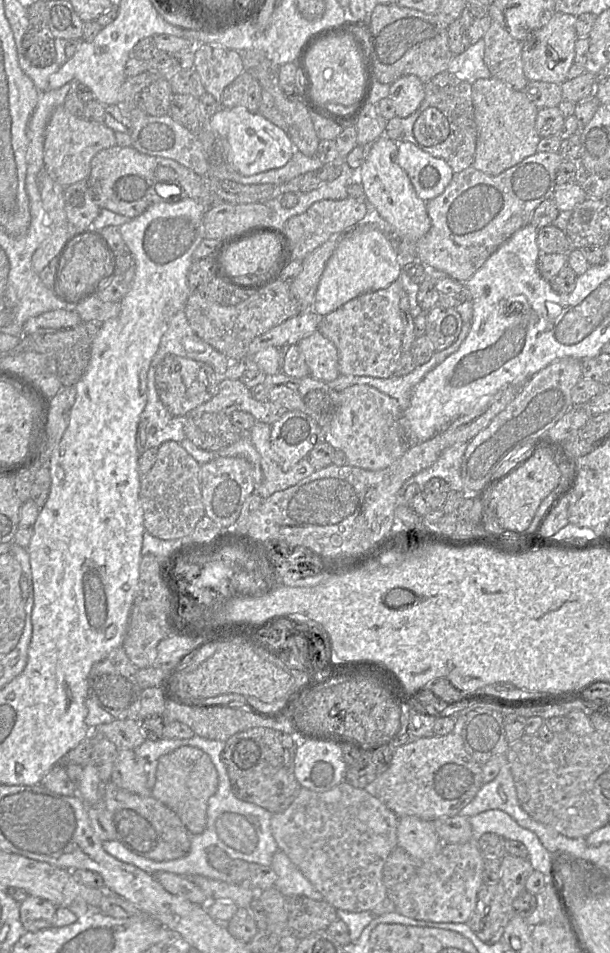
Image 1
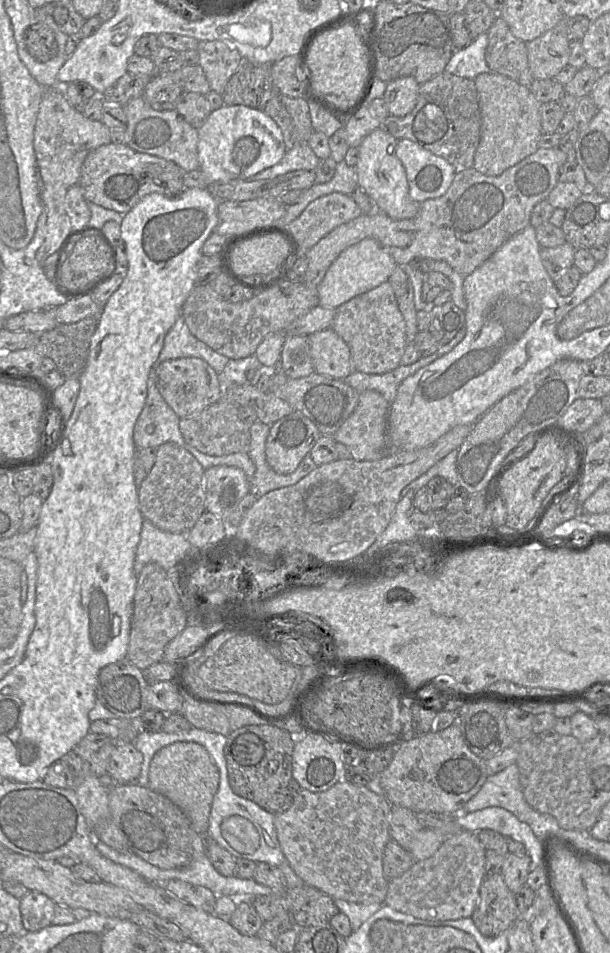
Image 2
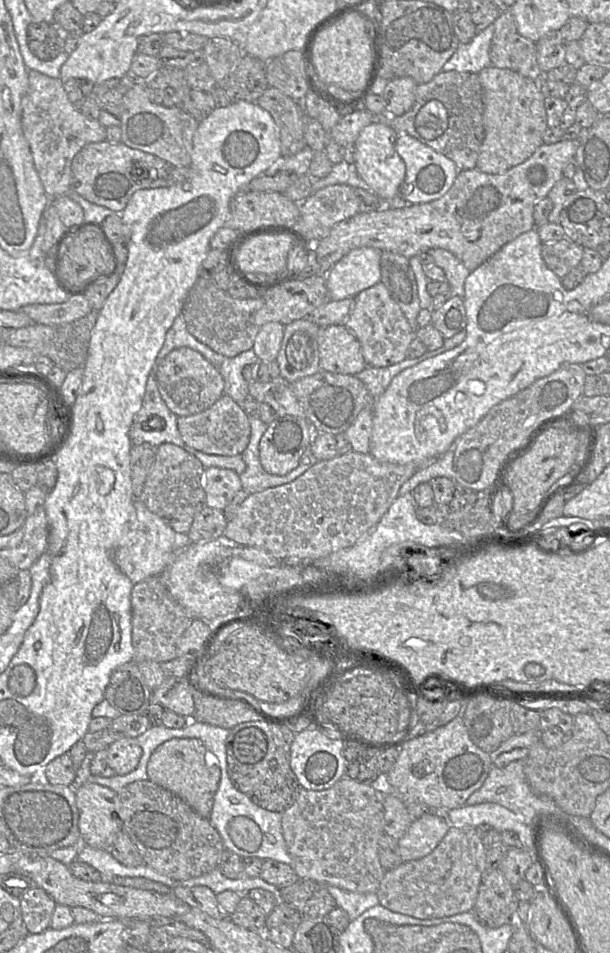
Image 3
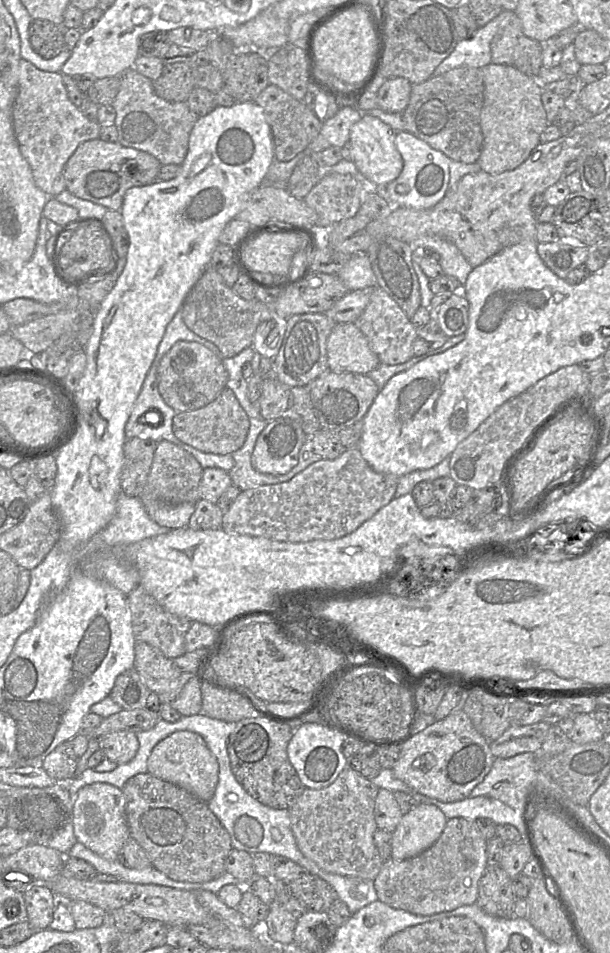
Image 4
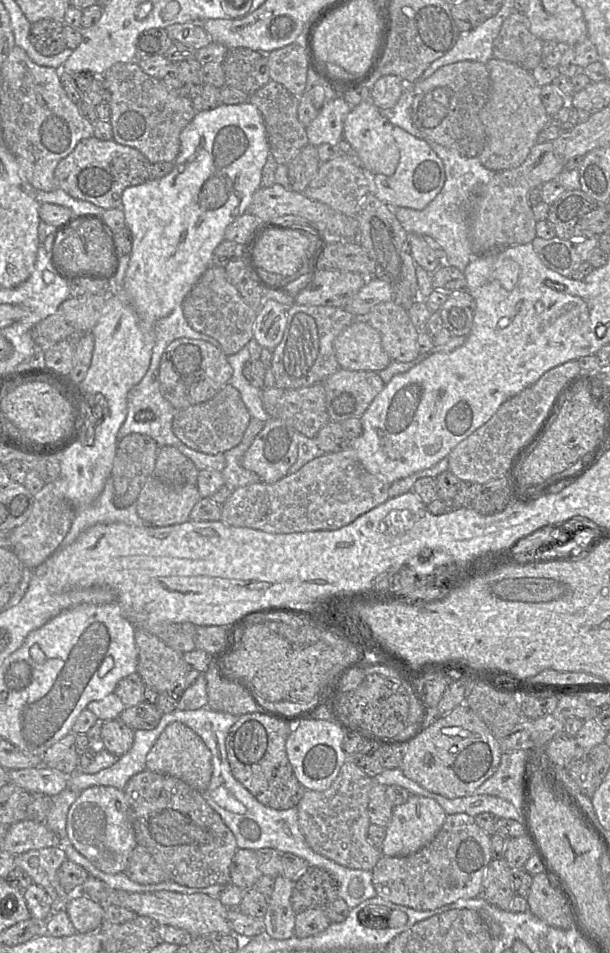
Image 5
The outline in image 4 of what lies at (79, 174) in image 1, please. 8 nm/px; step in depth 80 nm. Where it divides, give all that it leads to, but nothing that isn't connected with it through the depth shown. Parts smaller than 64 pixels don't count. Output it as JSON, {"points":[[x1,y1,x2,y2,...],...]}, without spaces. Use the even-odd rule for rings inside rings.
{"points":[[23,58,19,63,18,94,12,120,20,152,29,163,34,181,50,196,66,189,63,170,77,147,85,141,100,138,101,125,87,118,69,99,63,74,40,70]]}

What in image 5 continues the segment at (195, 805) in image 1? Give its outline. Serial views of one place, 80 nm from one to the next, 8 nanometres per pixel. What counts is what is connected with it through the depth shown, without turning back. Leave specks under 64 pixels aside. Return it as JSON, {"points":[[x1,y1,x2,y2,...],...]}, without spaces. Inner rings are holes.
{"points":[[172,722,162,732,146,758,146,769,176,777,204,793,212,777,212,756,203,740,189,727]]}

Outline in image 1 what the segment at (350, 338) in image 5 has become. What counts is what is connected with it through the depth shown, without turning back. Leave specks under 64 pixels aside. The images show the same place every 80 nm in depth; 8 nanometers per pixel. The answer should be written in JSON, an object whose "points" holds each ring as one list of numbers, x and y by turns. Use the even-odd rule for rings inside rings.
{"points":[[319,331,297,343,309,368,310,376,323,382,330,382,340,376,338,350]]}

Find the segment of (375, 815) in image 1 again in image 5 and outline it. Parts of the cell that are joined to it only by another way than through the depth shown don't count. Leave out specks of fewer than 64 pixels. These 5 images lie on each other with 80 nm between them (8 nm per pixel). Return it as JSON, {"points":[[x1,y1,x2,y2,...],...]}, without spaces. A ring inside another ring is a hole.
{"points":[[348,757,338,776,325,791,305,790,296,806,299,828,311,849,350,869,372,871,382,853,368,839,369,791,373,779]]}

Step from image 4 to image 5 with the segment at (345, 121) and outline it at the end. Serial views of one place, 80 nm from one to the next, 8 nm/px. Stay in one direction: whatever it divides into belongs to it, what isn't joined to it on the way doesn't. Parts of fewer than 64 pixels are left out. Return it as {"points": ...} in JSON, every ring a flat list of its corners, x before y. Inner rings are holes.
{"points":[[337,95,325,103,319,110,315,119,305,128,309,144,318,147,328,143,338,146,343,139,343,123,352,107]]}

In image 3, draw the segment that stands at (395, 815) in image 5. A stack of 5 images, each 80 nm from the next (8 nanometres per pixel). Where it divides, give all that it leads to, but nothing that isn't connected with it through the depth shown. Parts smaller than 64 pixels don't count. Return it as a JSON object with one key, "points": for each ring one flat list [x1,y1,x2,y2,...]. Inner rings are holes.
{"points":[[423,814,413,820,406,834,398,840,399,855,403,862,429,855,447,834,450,824,441,816]]}

